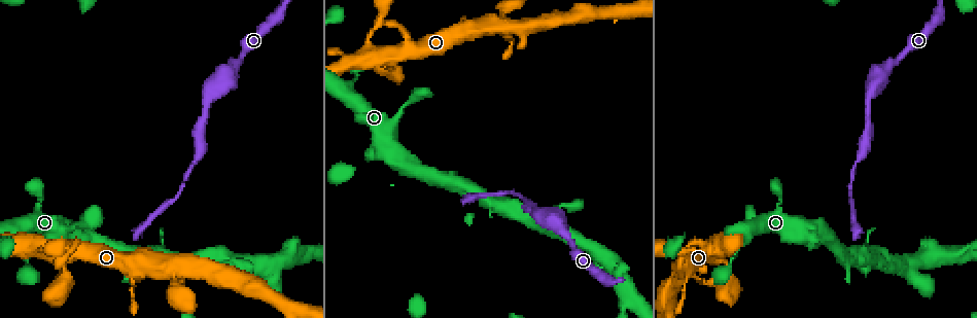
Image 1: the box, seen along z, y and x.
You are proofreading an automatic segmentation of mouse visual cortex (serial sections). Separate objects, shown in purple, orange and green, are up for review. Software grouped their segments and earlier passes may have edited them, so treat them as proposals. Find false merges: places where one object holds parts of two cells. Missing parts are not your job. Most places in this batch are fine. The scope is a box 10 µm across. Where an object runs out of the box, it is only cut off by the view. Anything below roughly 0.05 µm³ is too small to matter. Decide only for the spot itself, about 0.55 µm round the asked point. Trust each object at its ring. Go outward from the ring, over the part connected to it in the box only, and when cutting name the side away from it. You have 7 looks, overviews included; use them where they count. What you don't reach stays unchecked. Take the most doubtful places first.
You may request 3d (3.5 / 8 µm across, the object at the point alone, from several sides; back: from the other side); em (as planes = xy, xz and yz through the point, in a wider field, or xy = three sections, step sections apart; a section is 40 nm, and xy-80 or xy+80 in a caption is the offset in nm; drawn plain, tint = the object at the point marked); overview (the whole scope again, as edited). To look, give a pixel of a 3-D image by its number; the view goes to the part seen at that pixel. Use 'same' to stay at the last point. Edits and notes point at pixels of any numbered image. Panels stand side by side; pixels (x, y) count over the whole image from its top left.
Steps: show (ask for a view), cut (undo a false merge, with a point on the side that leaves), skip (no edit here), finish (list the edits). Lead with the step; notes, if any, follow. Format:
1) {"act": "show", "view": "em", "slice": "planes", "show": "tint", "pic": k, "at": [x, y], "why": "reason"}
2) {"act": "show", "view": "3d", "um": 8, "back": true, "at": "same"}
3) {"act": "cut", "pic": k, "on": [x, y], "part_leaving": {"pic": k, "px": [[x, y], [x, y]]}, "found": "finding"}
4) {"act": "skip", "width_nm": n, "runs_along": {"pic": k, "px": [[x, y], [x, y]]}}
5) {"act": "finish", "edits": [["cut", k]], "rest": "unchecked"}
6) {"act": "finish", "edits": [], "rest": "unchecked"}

{"act": "show", "view": "3d", "um": 3.5, "pic": 1, "at": [717, 259], "why": "abrupt turn"}

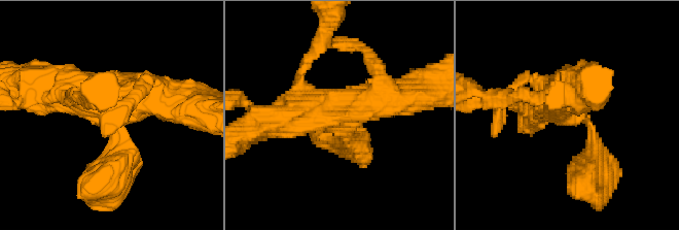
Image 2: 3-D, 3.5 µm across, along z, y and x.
{"act": "show", "view": "em", "slice": "xy", "step": 2, "show": "tint", "pic": 2, "at": [348, 121]}

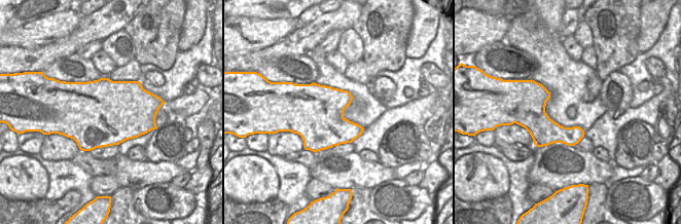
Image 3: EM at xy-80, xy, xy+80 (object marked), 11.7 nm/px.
{"act": "skip", "found": "one cell here"}

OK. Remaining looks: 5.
{"act": "show", "view": "3d", "um": 3.5, "back": true, "pic": 1, "at": [226, 256], "why": "thick turns thin"}

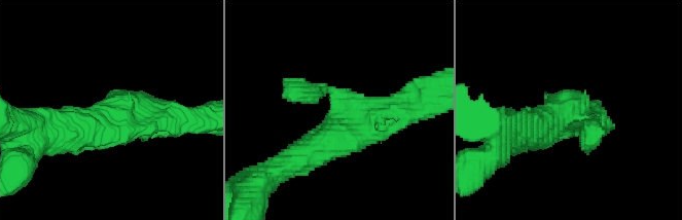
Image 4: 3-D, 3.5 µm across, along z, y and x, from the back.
{"act": "show", "view": "em", "slice": "xy", "step": 1, "show": "tint", "pic": 4, "at": [345, 103], "arms": 3, "arm_widths_nm": [200, 400, 500]}

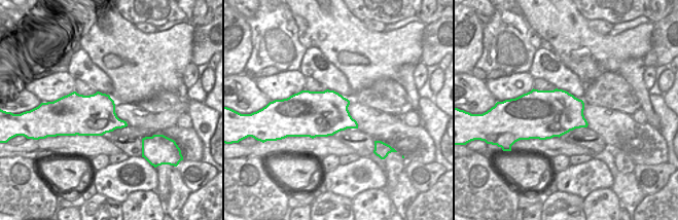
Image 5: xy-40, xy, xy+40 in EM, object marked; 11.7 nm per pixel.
{"act": "show", "view": "em", "slice": "xy", "step": 3, "show": "tint", "at": "same", "why": "another direction"}

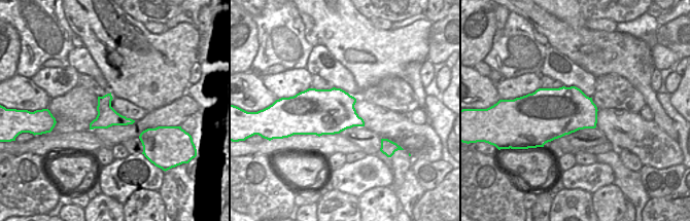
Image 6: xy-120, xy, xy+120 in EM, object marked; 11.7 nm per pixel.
{"act": "skip", "runs_along": {"pic": 4, "px": [[425, 106], [362, 113], [306, 155]]}, "found": "continuous, no second cell"}

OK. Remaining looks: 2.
{"act": "finish", "edits": [], "rest": "unchecked"}

